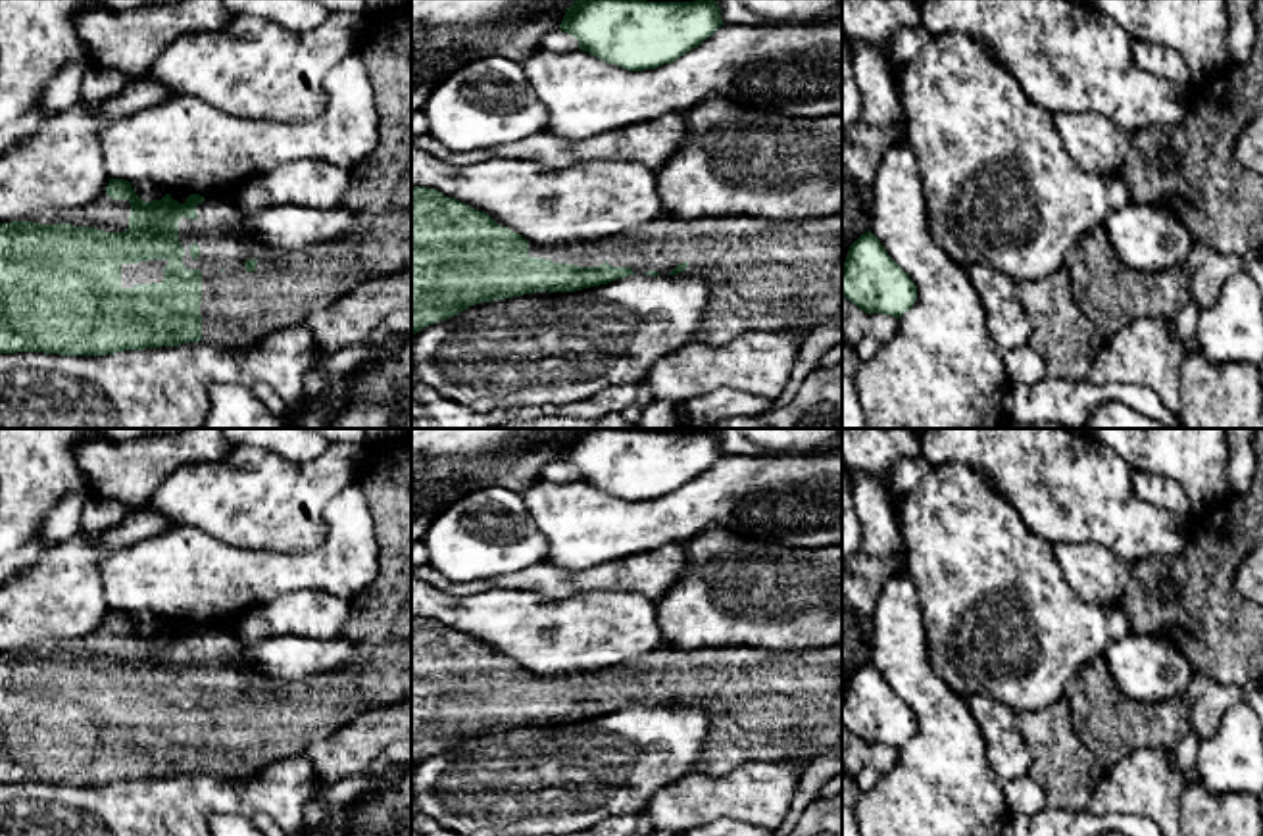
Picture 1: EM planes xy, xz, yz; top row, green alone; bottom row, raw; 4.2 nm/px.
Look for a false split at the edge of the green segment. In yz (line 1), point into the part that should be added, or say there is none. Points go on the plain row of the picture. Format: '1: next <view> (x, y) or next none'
1: next none

